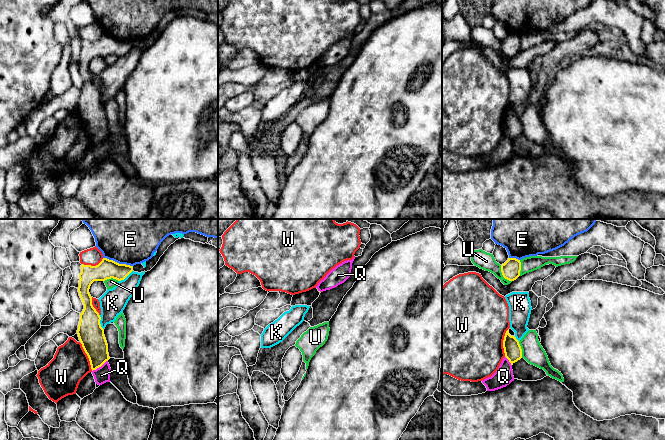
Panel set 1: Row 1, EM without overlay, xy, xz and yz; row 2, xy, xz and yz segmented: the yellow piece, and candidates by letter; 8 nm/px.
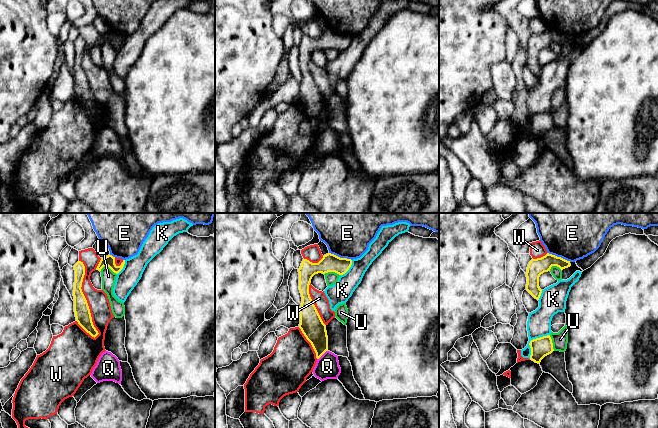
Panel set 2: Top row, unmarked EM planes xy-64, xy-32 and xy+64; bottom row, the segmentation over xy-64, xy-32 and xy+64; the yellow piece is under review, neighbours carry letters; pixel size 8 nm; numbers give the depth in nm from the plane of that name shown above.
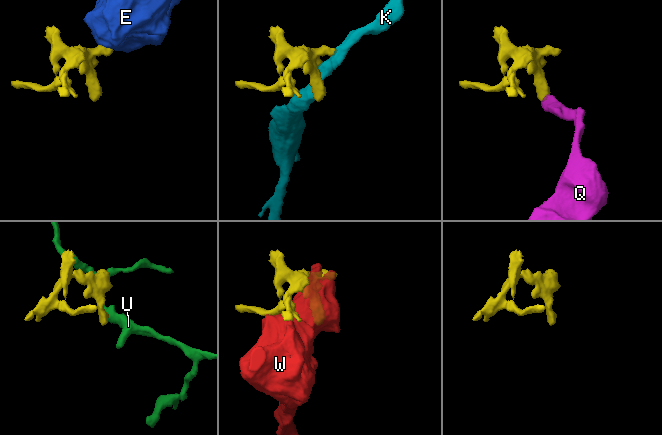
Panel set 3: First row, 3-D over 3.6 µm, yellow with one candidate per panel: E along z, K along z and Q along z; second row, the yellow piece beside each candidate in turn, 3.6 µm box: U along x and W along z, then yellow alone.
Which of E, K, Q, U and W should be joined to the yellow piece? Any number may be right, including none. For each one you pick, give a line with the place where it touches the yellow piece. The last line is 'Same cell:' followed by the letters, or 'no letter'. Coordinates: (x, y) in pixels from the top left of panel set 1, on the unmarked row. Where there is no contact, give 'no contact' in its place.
Same cell: no letter

